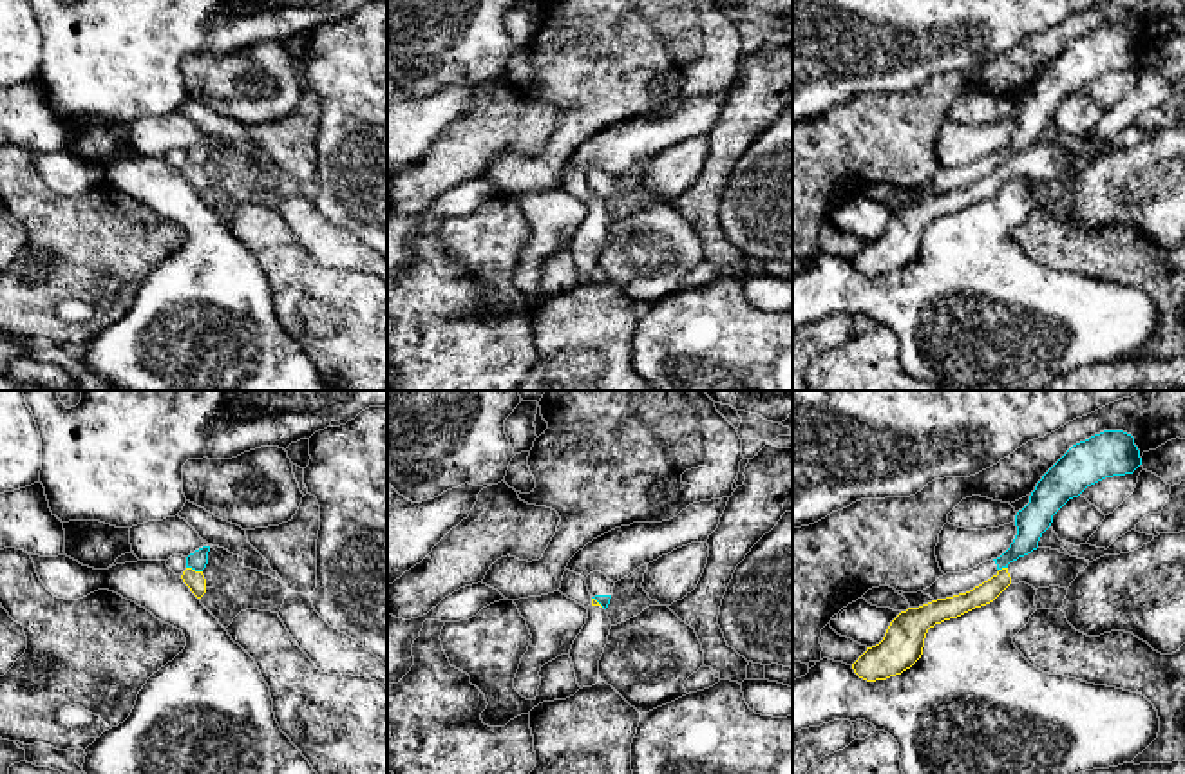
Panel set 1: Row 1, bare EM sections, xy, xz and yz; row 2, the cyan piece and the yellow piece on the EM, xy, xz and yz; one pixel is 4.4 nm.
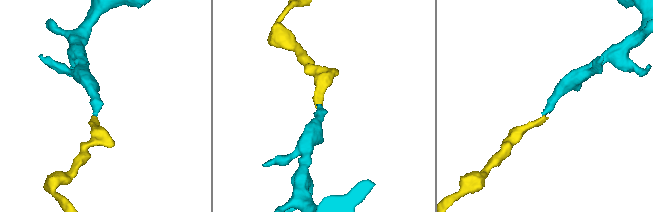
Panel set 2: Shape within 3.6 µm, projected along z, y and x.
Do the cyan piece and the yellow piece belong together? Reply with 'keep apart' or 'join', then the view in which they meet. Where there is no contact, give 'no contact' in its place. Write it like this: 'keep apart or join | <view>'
join | xy

